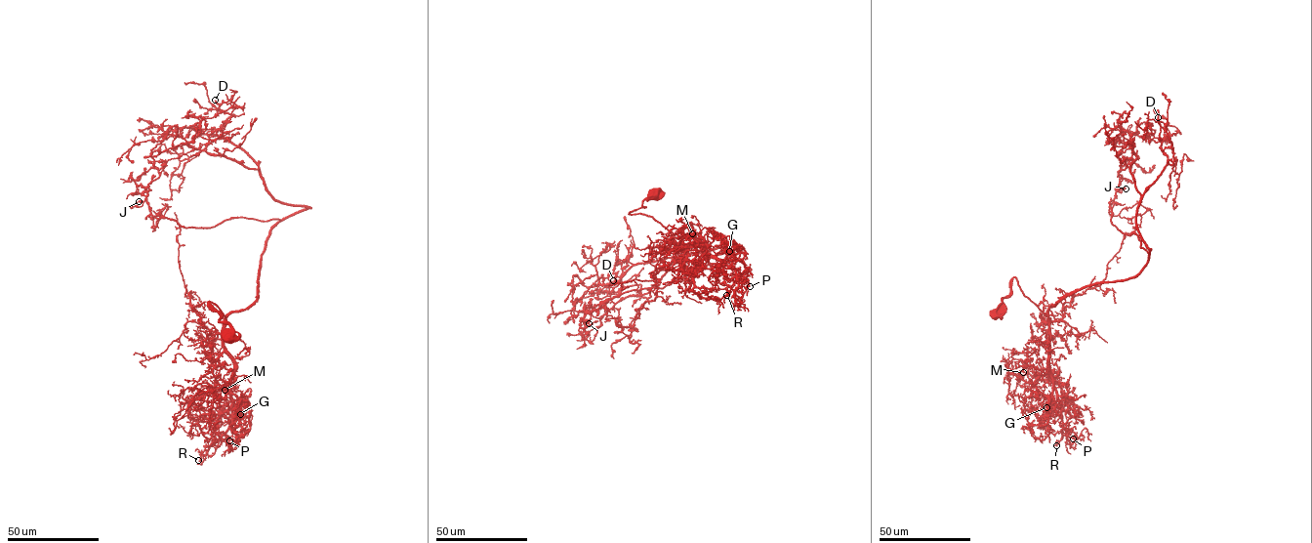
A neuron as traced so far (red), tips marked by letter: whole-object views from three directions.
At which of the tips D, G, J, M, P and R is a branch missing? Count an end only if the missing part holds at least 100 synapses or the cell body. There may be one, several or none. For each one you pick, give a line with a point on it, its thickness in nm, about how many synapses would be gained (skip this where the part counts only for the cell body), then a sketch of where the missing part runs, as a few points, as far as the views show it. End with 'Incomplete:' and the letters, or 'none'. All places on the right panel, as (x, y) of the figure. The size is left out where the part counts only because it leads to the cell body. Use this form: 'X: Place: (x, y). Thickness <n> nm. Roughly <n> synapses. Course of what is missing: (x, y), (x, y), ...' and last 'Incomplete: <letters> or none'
D: Place: (1158, 117). Thickness 320 nm. Roughly 140 synapses. Course of what is missing: (1158, 117), (1147, 107), (1144, 101), (1147, 97), (1156, 98), (1156, 94)
Incomplete: D

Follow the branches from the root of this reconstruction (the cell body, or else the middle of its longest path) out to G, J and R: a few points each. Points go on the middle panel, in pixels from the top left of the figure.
G: (654, 194), (630, 213), (650, 216), (685, 246), (699, 243), (716, 256), (736, 246), (726, 258), (729, 251)
J: (654, 194), (630, 213), (673, 238), (690, 223), (717, 271), (706, 264), (625, 292), (589, 323)
R: (654, 194), (630, 213), (650, 216), (676, 242), (701, 244), (734, 269), (737, 275), (726, 295)

